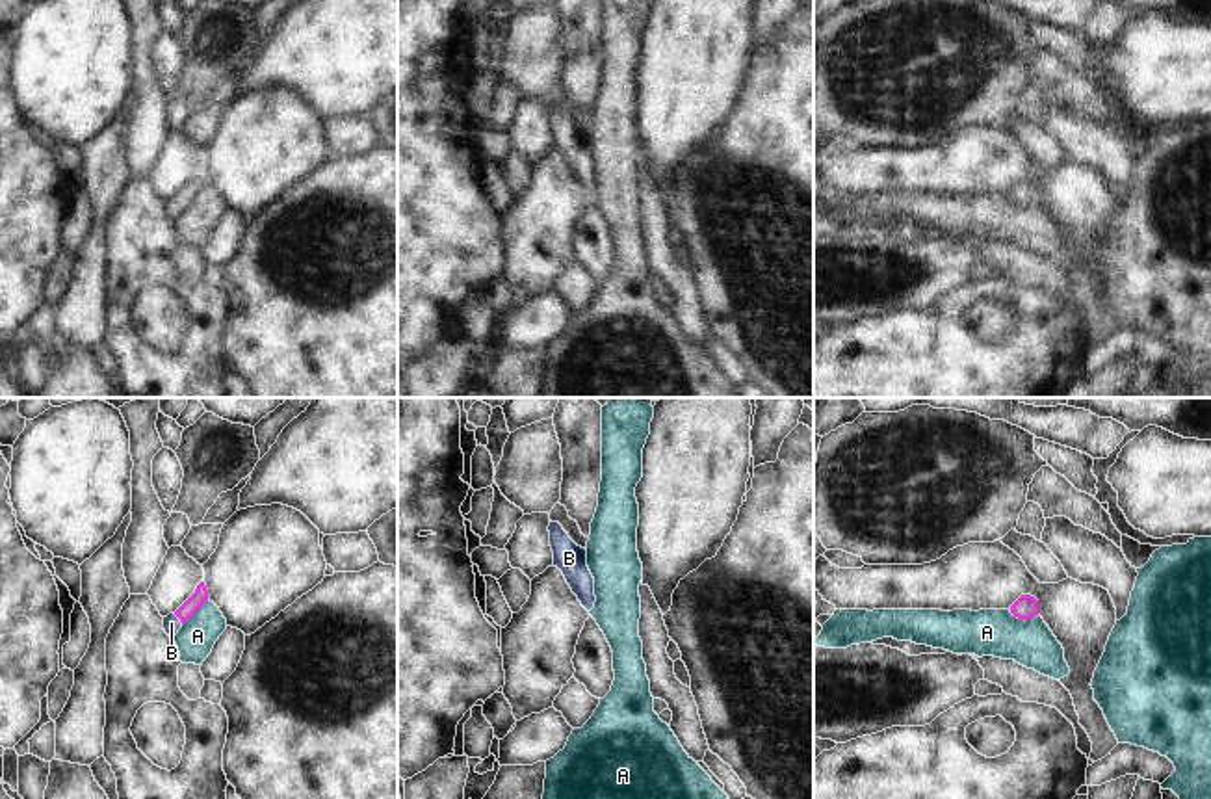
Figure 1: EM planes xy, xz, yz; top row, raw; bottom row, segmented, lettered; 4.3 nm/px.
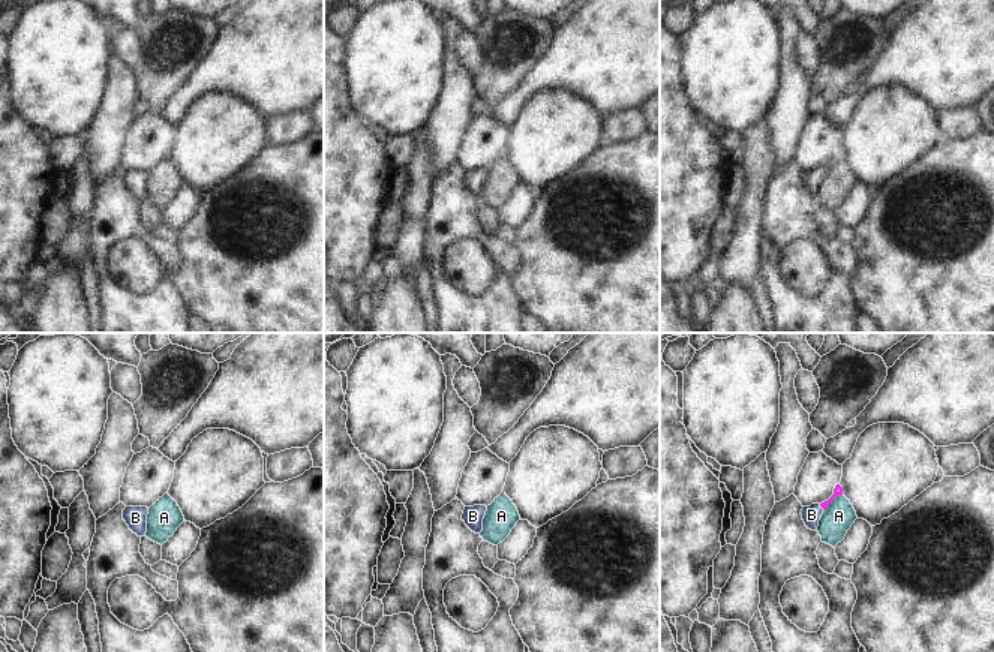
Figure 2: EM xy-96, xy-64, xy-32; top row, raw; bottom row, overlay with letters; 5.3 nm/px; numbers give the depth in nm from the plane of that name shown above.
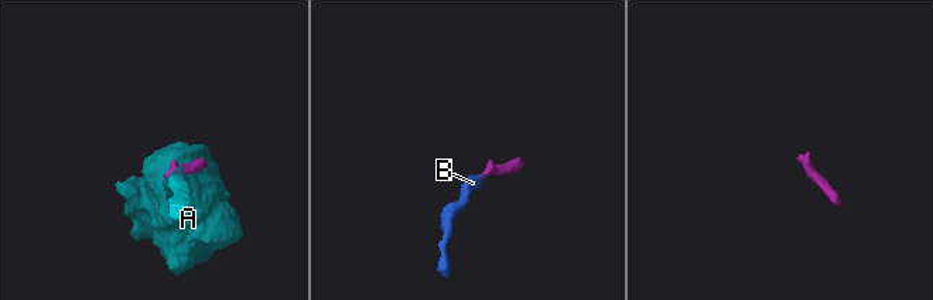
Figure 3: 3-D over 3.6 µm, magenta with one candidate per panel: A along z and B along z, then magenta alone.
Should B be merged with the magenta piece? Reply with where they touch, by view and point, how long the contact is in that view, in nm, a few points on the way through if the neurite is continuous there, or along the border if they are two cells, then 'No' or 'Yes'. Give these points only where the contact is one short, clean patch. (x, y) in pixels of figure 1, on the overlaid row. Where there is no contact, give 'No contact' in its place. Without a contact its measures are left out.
Touches magenta at xy (179, 617). Shared border 60 nm. Path across: xy (199, 597), (179, 617), (171, 623). Yes.

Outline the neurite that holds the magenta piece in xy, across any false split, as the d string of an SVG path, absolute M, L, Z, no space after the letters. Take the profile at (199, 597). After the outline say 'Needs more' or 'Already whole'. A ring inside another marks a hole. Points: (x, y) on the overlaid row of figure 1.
M201 582L195 593L175 611L163 617L165 634L175 639L182 624L208 600L208 589Z. Needs more.

